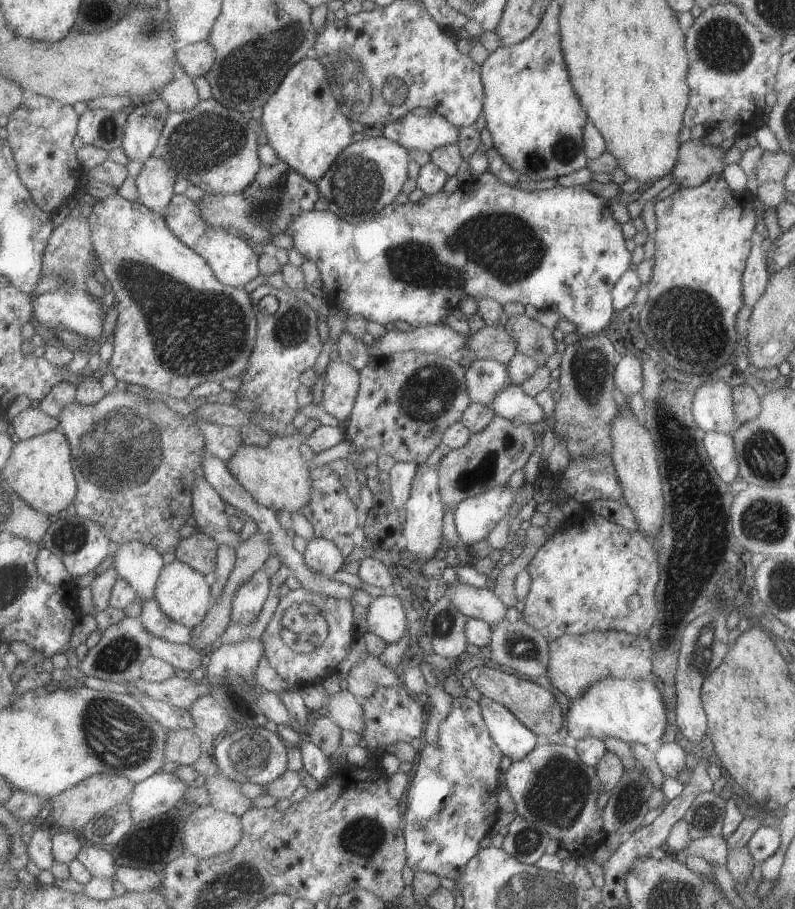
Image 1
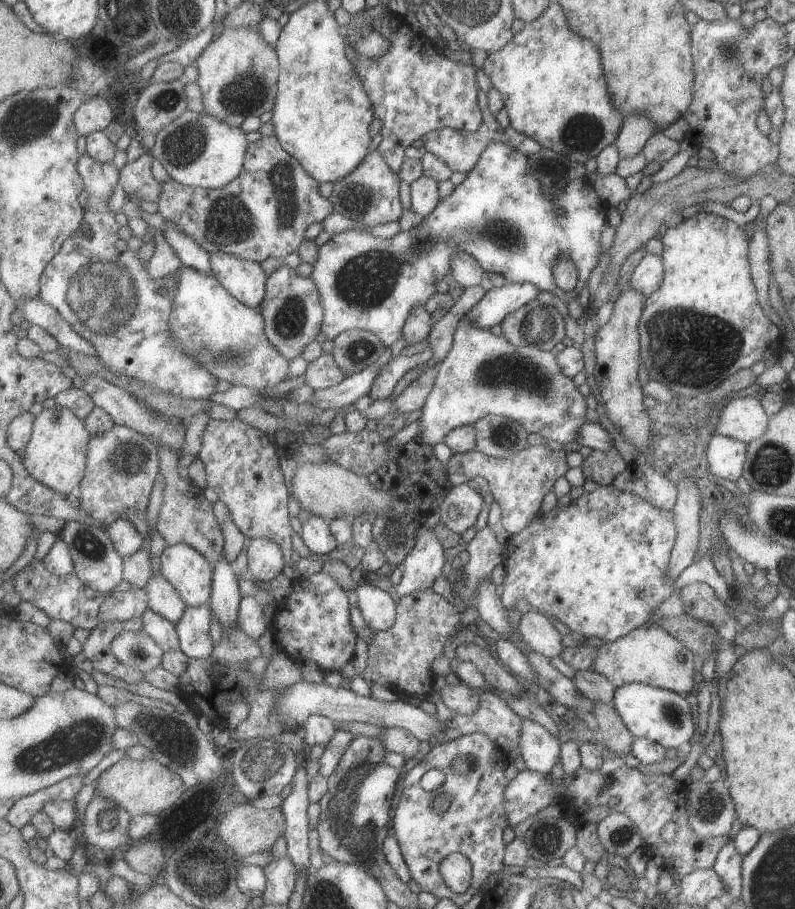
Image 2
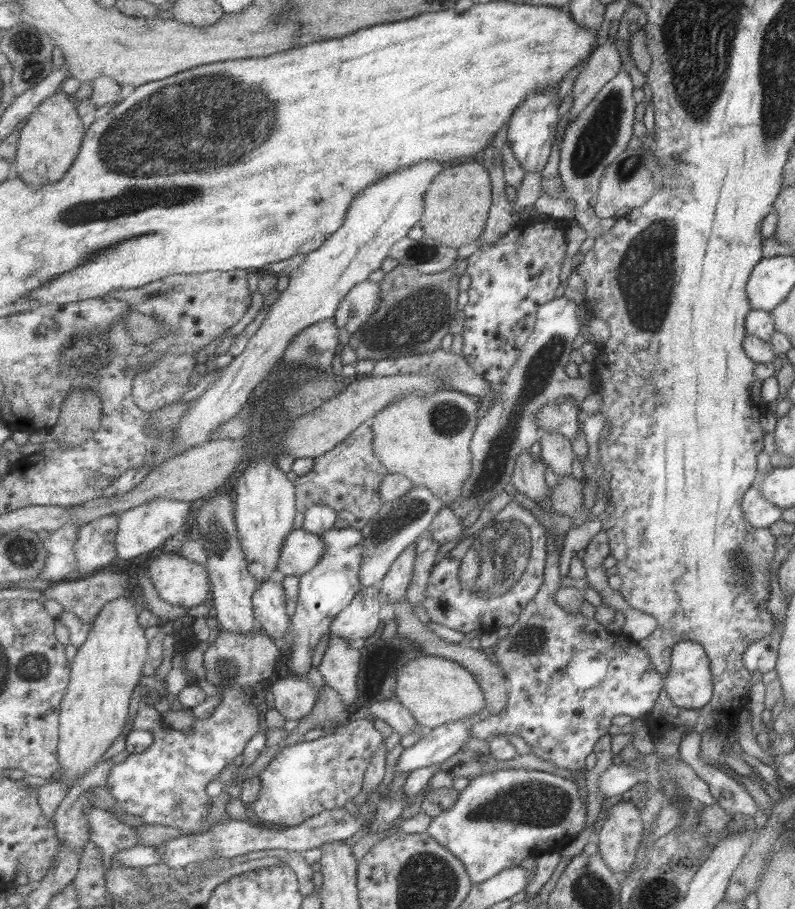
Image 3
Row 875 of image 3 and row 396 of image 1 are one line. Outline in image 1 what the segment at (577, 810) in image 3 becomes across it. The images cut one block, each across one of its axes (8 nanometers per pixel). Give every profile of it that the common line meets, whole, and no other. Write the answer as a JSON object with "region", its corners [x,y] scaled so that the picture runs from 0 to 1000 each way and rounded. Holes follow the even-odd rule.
{"region":[[[597,395],[587,406],[587,422],[595,443],[618,448],[623,436],[645,422],[638,399]]]}

